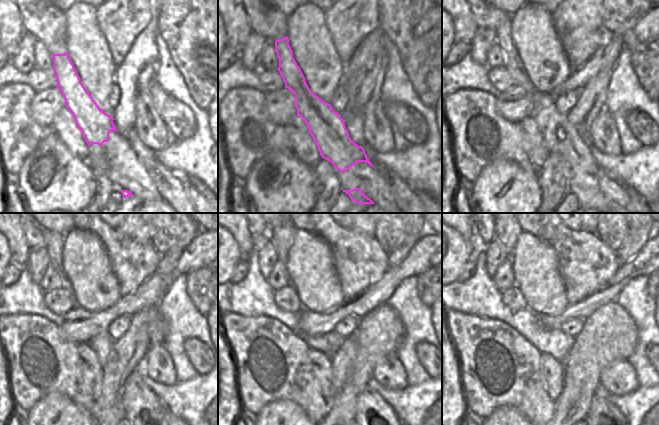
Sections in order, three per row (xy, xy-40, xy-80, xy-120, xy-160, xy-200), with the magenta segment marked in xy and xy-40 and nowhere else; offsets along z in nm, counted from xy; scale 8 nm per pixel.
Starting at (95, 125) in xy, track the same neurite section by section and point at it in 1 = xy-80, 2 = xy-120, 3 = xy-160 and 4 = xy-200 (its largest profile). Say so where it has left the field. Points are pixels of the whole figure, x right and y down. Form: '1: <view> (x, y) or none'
1: xy-80 (559, 136)
2: xy-120 (148, 415)
3: xy-160 (374, 416)
4: xy-200 (603, 416)

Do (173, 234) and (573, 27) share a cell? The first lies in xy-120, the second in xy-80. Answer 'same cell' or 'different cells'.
different cells

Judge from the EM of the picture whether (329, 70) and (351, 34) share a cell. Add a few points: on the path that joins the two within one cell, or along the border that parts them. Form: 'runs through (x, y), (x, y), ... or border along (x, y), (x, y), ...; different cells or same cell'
border along (329, 32), (338, 58), (344, 64); different cells

